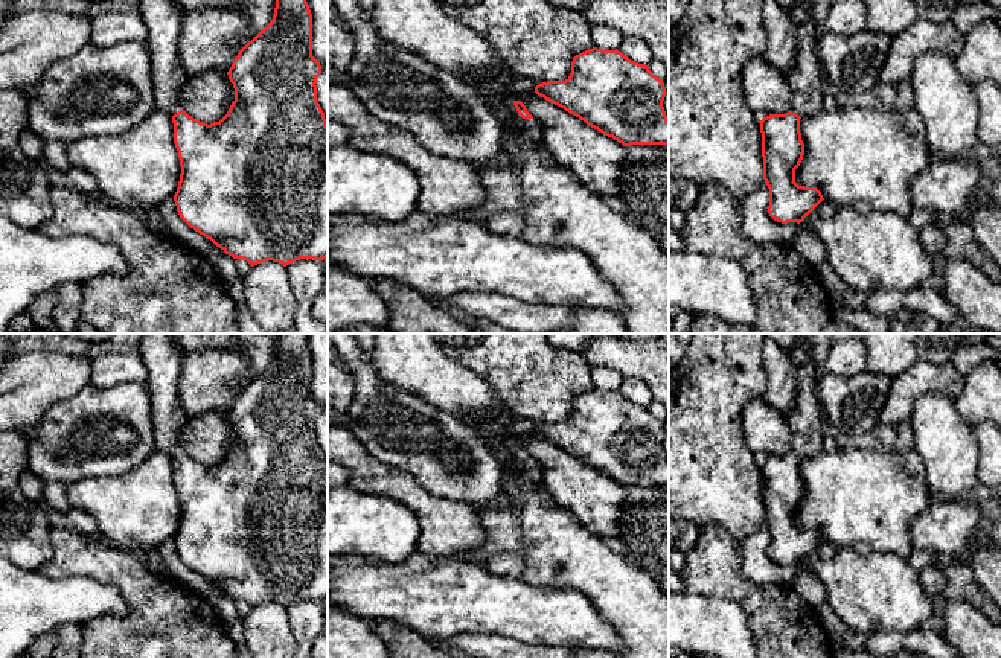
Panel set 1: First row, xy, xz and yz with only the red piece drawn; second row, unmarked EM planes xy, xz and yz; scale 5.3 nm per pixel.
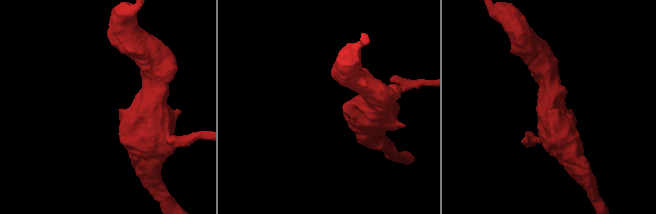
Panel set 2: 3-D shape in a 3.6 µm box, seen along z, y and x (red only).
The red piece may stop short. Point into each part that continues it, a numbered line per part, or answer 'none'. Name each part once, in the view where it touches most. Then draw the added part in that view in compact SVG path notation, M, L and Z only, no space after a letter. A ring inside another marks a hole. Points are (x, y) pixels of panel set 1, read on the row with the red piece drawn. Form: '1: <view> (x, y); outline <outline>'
1: xz (530, 130); outline M513 102L509 104L509 117L518 125L518 133L524 140L541 142L542 129L536 119L523 119Z

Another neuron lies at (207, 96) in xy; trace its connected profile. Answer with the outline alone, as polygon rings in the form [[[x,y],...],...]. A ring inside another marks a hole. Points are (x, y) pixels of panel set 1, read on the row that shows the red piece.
[[[216,70],[190,76],[181,90],[181,110],[207,125],[219,122],[235,101],[235,88],[227,73]]]

